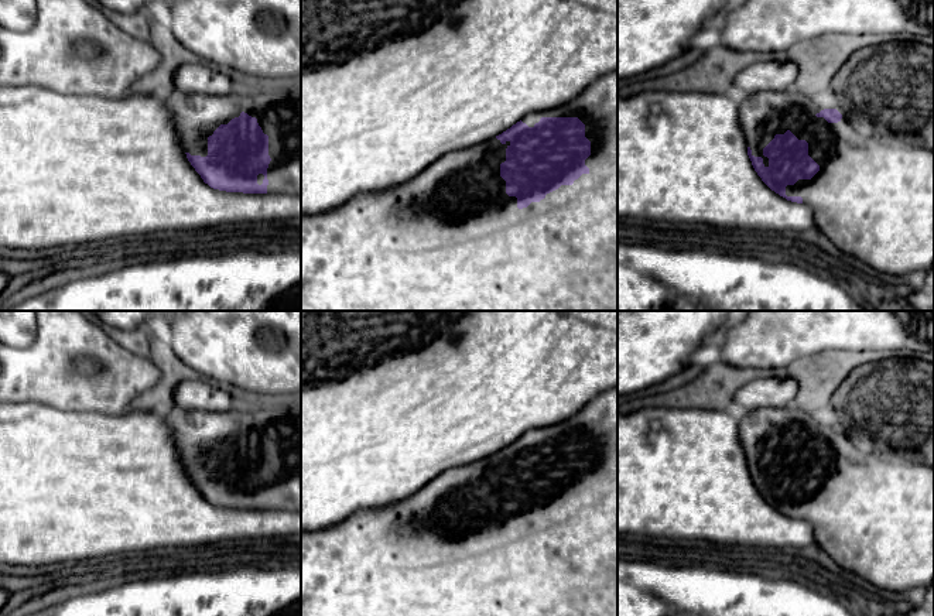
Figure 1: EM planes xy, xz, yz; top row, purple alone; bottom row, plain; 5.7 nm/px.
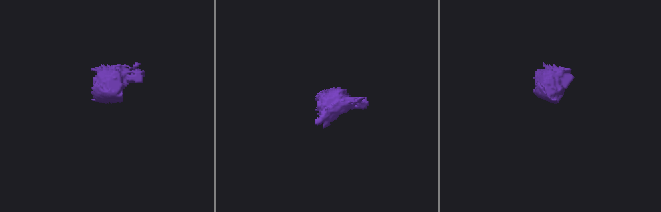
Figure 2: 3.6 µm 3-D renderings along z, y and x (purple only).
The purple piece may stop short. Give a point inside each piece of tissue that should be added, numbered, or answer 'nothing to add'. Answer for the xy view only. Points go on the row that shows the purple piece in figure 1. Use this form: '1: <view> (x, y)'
1: xy (195, 116)

